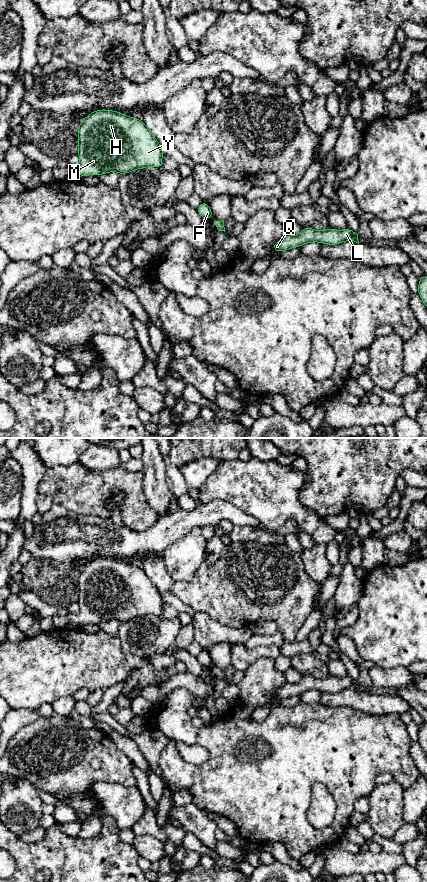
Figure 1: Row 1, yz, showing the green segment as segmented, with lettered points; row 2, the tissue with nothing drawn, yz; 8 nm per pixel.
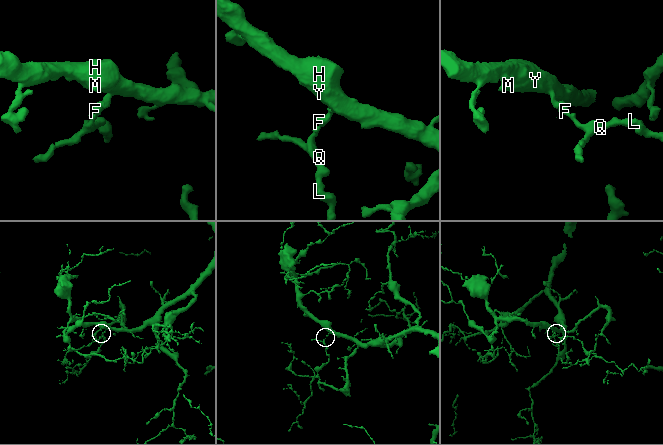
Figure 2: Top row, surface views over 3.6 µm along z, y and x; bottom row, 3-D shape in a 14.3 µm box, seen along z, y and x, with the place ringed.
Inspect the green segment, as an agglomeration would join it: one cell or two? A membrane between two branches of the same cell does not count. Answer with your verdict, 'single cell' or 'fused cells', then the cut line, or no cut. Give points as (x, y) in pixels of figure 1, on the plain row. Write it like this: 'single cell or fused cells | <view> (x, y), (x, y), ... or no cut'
single cell | no cut

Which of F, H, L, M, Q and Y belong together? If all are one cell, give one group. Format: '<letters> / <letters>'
F H L M Q Y

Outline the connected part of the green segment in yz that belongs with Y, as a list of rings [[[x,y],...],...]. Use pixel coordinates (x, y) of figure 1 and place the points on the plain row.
[[[100,557],[85,565],[78,576],[78,624],[103,623],[116,619],[119,623],[146,616],[163,616],[164,601],[160,591],[145,571],[113,558]]]

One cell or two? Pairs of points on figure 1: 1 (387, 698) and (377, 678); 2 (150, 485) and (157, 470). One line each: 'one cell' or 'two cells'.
1: two cells
2: one cell

